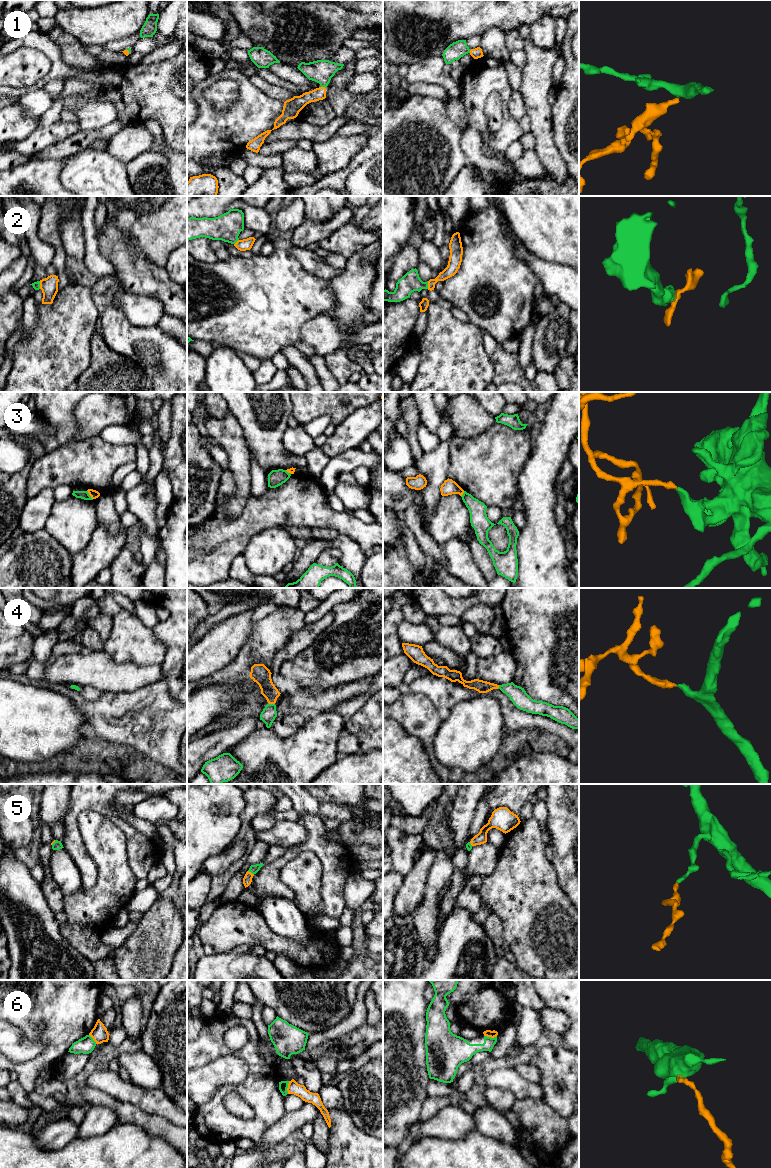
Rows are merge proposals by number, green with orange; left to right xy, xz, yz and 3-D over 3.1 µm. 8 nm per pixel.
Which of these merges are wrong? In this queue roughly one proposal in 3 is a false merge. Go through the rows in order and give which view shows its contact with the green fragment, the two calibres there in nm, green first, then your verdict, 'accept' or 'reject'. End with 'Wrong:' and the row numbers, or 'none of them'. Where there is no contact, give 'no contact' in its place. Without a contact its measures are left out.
1: contact in xz; calibres 190 and 120 nm; accept
2: contact in yz; calibres 160 and 90 nm; accept
3: contact in xy; calibres 70 and 70 nm; reject
4: contact in xz; calibres 120 and 150 nm; accept
5: contact in xz; calibres 70 and 70 nm; accept
6: contact in xz; calibres 80 and 100 nm; reject
Wrong: 3, 6

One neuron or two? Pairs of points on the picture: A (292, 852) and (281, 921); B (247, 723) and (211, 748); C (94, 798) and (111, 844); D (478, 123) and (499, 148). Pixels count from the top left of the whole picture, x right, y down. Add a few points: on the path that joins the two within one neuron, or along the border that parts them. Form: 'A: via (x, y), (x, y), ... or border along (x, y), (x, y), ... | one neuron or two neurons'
A: border along (262, 895), (284, 897), (293, 902) | two neurons
B: via (238, 732), (220, 741) | one neuron
C: border along (77, 816), (84, 811), (97, 811), (119, 828) | two neurons
D: via (480, 98), (498, 89), (505, 96), (506, 123) | one neuron

